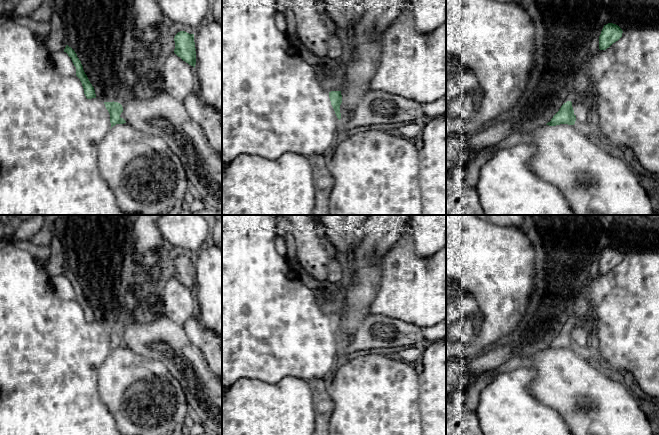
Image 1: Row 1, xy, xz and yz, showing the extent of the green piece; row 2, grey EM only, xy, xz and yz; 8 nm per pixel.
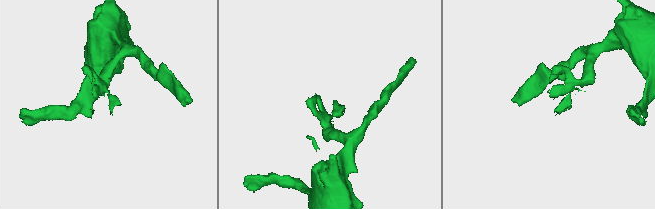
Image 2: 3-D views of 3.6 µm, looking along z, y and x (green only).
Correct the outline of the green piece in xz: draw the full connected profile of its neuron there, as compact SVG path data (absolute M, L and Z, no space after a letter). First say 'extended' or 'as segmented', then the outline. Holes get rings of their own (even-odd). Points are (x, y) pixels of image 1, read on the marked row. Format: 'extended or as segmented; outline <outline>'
as segmented; outline M341 91L329 92L329 98L331 101L331 105L335 111L335 114L336 114L337 118L340 120L341 119L340 105L342 103Z

